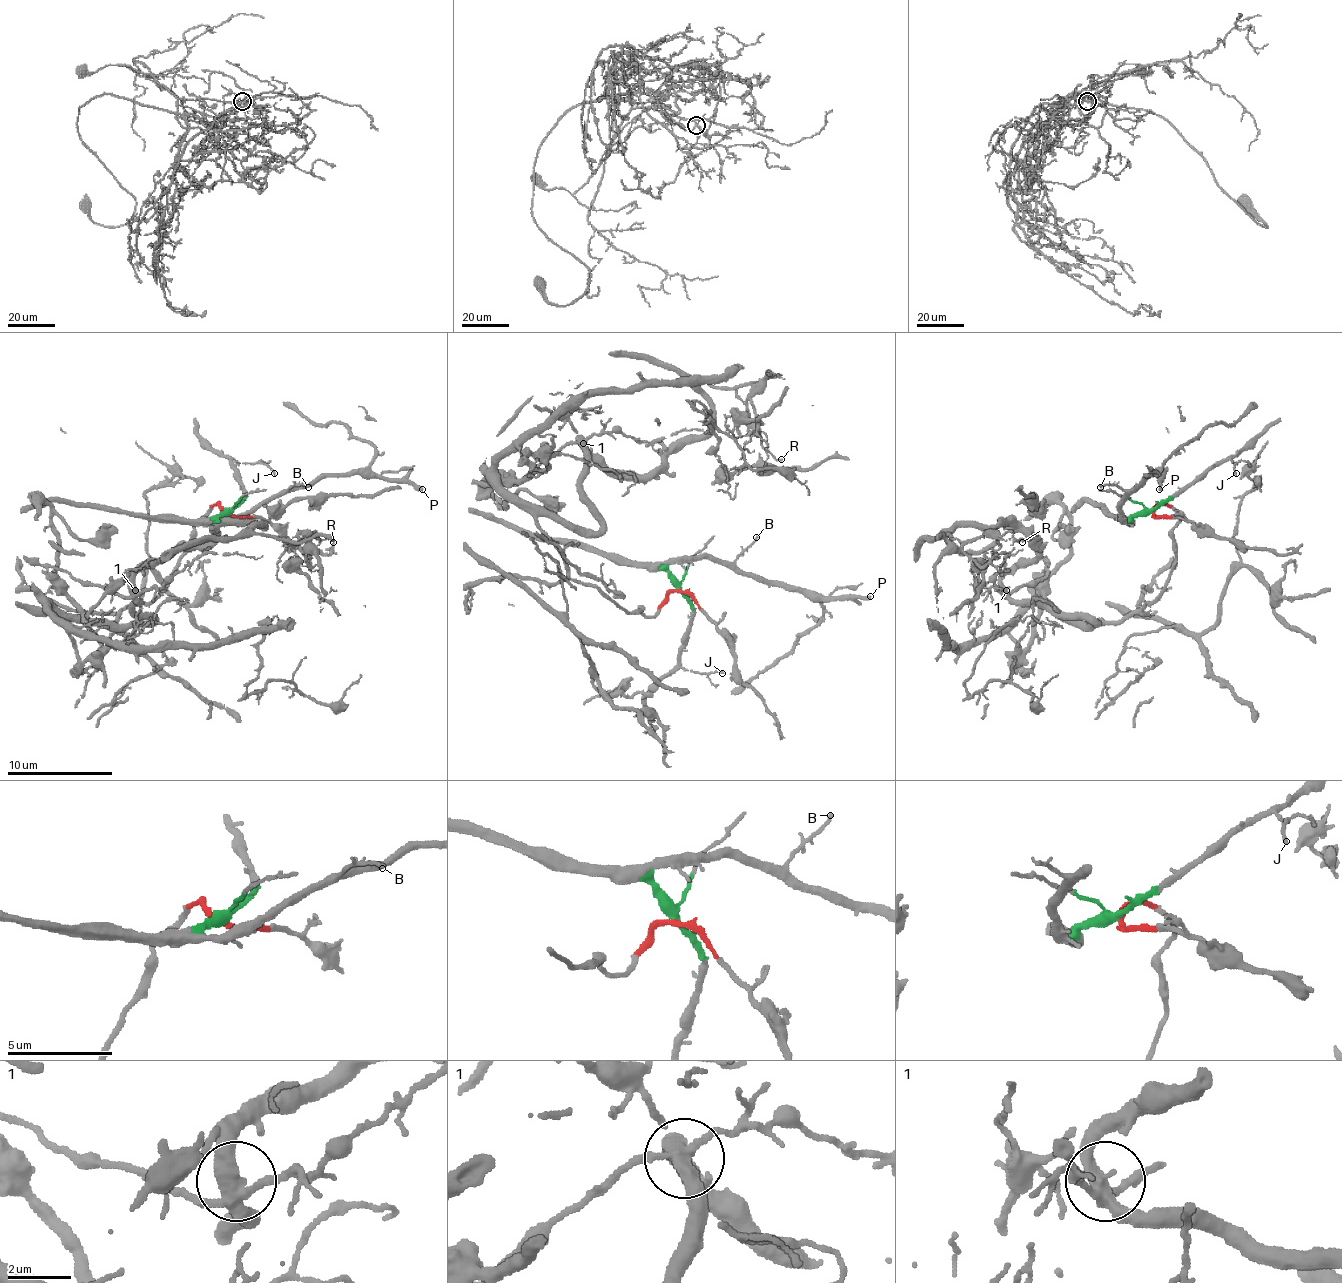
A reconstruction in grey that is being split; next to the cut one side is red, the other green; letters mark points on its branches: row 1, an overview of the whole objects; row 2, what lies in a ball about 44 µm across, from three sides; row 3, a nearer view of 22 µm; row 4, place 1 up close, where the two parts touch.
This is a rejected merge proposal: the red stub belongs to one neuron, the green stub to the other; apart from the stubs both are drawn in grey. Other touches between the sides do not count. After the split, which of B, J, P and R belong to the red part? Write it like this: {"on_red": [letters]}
{"on_red": ["R"]}

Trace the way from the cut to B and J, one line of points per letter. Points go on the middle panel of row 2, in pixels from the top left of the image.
B: (678, 589), (678, 578), (667, 568), (670, 560), (715, 557), (731, 563), (757, 536)
J: (678, 589), (691, 605), (691, 631), (680, 652), (680, 665), (723, 673)

